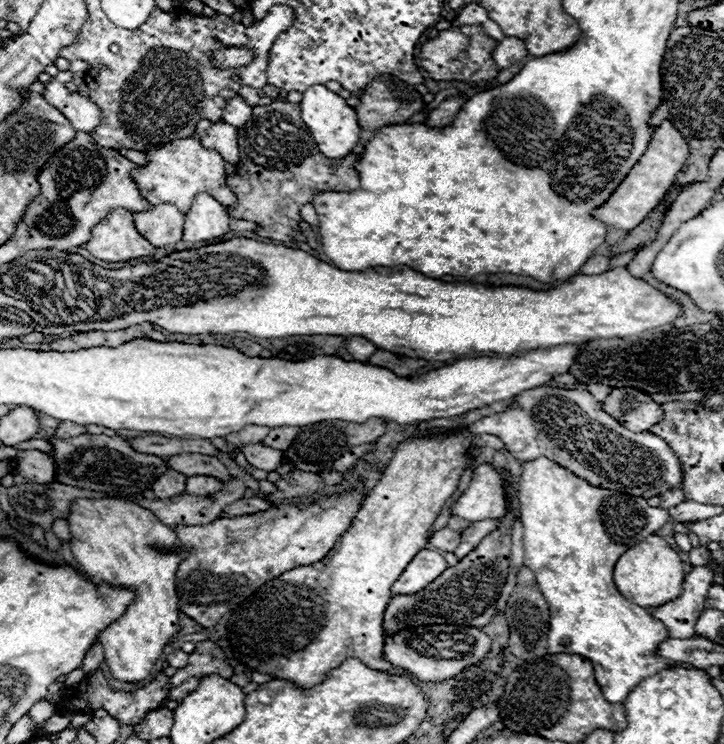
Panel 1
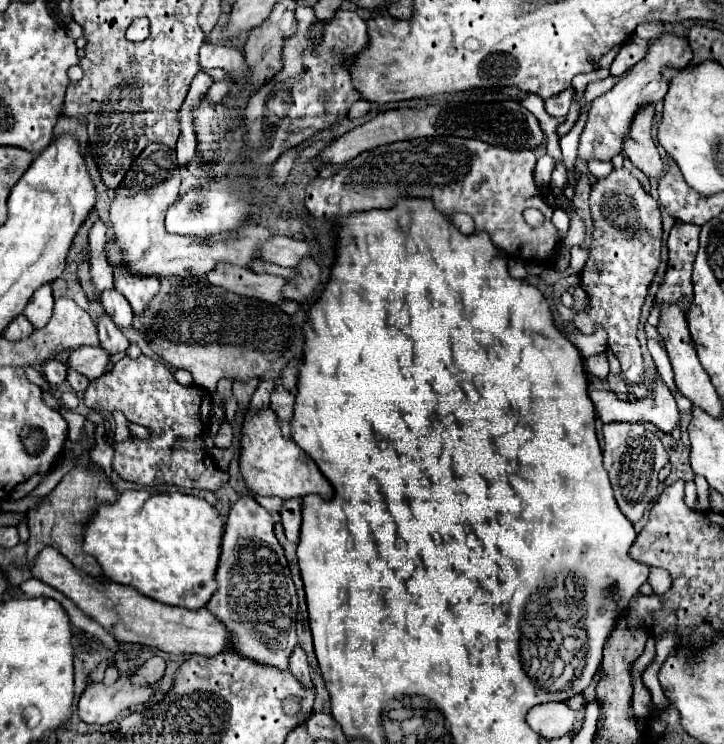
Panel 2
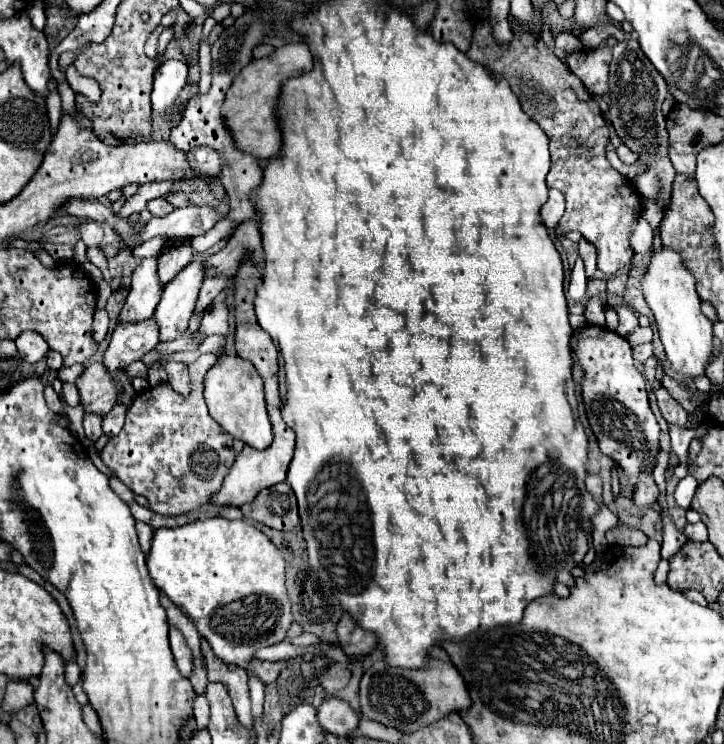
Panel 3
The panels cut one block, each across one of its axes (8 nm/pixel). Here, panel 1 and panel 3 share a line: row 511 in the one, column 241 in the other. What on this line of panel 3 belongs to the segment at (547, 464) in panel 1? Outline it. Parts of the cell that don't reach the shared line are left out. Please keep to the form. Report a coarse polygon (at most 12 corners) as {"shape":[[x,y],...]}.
{"shape":[[256,526],[158,528],[146,566],[226,664],[292,622]]}

